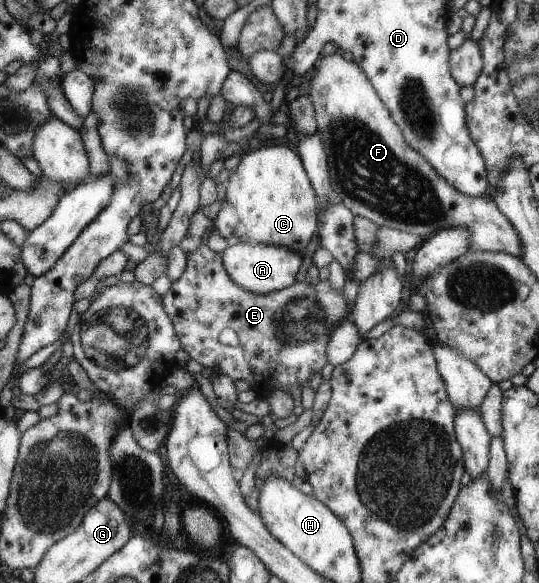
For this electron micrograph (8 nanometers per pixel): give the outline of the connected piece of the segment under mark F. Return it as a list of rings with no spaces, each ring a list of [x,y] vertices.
[[[334,53],[320,56],[314,68],[316,74],[309,79],[309,95],[312,97],[312,104],[315,104],[315,115],[324,150],[328,151],[330,186],[334,195],[342,199],[354,216],[368,218],[379,227],[388,226],[400,232],[426,236],[426,239],[442,228],[468,228],[471,245],[468,251],[505,252],[511,253],[512,256],[520,256],[523,242],[520,241],[519,233],[507,216],[504,216],[493,197],[466,196],[448,184],[448,181],[436,172],[436,167],[428,164],[423,153],[416,152],[416,149],[408,144],[403,129],[396,124],[390,109],[380,100],[380,95],[367,73],[357,63],[344,60],[341,54]]]

